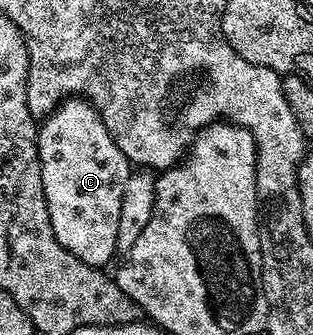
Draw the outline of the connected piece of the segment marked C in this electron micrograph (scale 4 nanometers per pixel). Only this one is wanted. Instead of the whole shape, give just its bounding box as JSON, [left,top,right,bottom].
[37,98,131,269]

